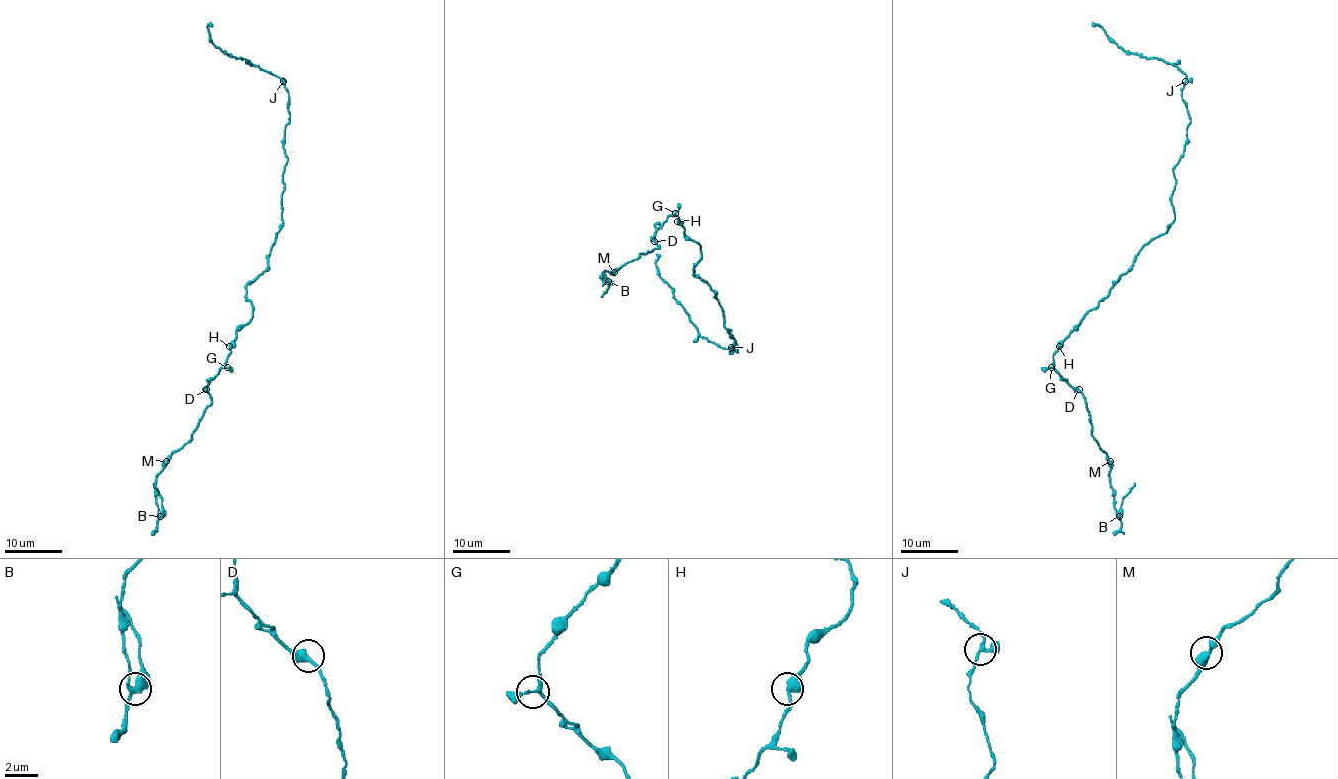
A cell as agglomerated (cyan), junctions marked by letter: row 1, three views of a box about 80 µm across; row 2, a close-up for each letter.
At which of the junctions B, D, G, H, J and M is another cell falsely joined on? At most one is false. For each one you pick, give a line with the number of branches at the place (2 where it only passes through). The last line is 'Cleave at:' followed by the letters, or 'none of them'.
B: Branches: 3
Cleave at: B

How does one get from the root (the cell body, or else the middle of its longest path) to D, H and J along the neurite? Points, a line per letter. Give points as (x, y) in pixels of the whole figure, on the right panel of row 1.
D: (1128, 270), (1110, 292), (1087, 312), (1053, 355), (1053, 368), (1079, 389)
H: (1128, 270), (1059, 346)
J: (1128, 270), (1138, 252), (1175, 219), (1172, 168), (1184, 153), (1191, 121), (1181, 94), (1185, 81)

